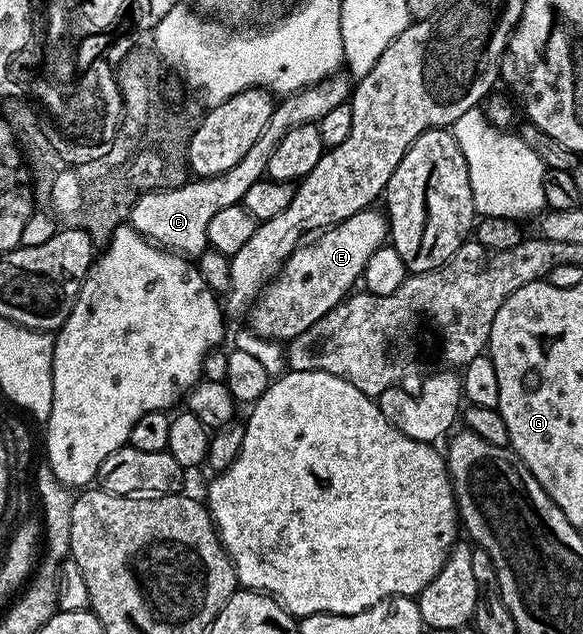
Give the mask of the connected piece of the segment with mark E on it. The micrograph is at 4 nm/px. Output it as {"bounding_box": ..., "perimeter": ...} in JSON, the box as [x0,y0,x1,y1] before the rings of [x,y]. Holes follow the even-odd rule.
{"bounding_box":[249,209,388,341],"perimeter":[[[367,209],[356,212],[343,223],[325,228],[315,243],[303,242],[282,262],[278,274],[262,288],[249,312],[249,330],[263,339],[289,341],[317,319],[329,313],[359,286],[368,257],[383,246],[388,235],[388,220],[381,210]],[[286,315],[294,315],[286,319]],[[283,339],[283,340],[282,340]]]}

